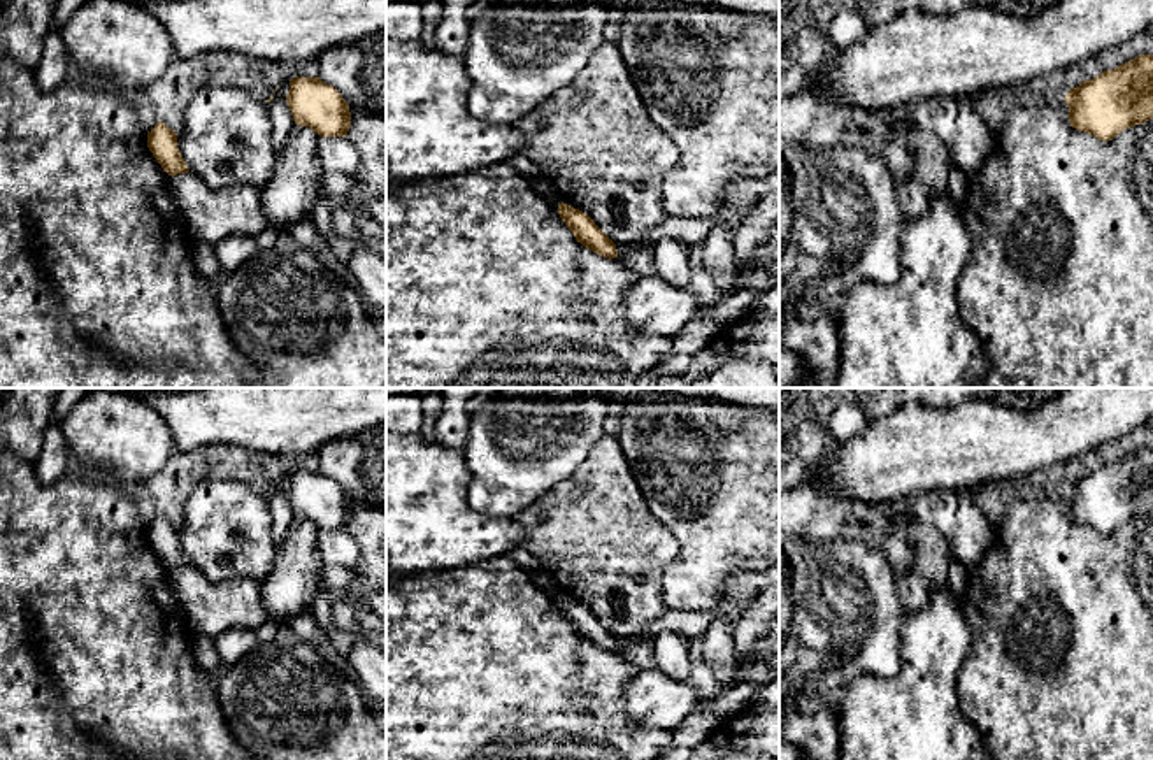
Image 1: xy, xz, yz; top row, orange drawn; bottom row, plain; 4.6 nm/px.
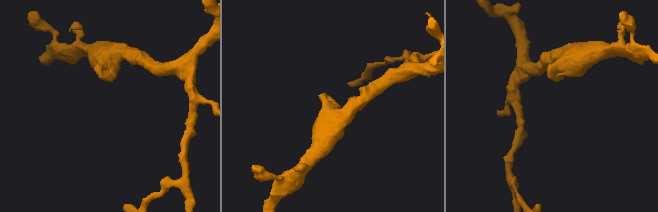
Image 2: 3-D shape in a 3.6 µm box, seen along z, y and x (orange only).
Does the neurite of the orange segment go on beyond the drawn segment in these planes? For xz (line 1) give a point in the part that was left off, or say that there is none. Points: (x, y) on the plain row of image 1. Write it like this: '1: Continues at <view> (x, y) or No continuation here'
1: No continuation here

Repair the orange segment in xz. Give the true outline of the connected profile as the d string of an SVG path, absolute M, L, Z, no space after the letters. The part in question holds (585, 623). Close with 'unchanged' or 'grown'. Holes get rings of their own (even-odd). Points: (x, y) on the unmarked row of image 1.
M562 595L558 599L558 607L567 621L574 627L576 634L586 642L591 642L593 646L609 653L618 651L616 637L595 618L586 606Z; unchanged

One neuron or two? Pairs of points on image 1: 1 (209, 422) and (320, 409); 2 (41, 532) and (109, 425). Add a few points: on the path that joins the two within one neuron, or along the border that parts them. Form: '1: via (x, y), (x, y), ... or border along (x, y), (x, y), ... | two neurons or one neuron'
1: via (237, 409), (292, 409) | one neuron
2: border along (88, 473), (114, 483) | two neurons

